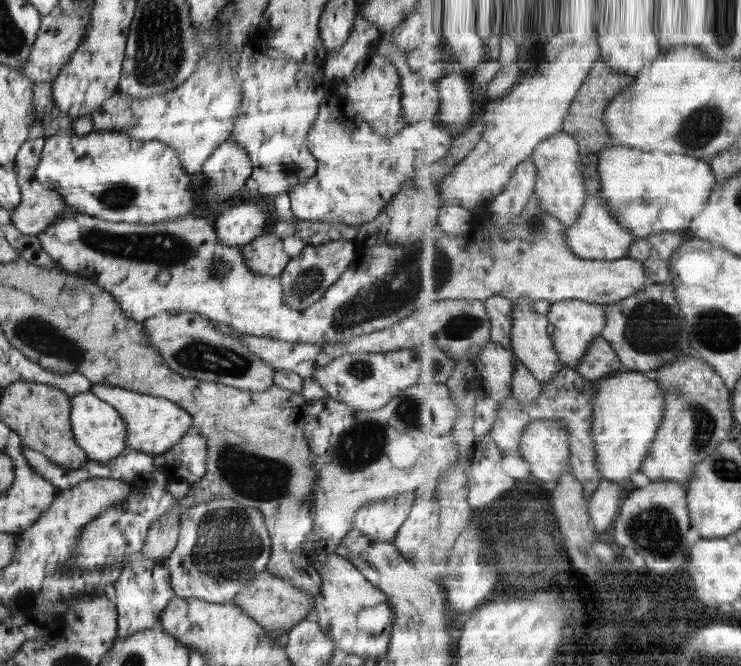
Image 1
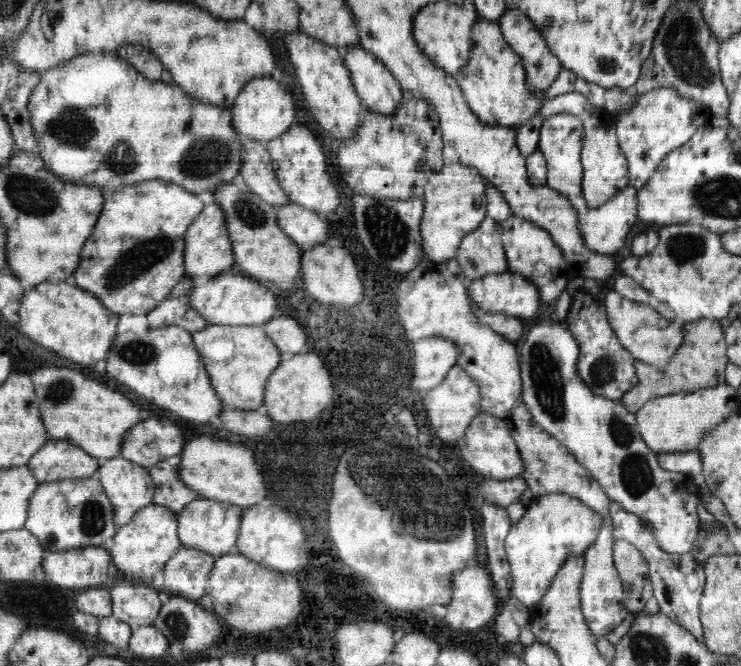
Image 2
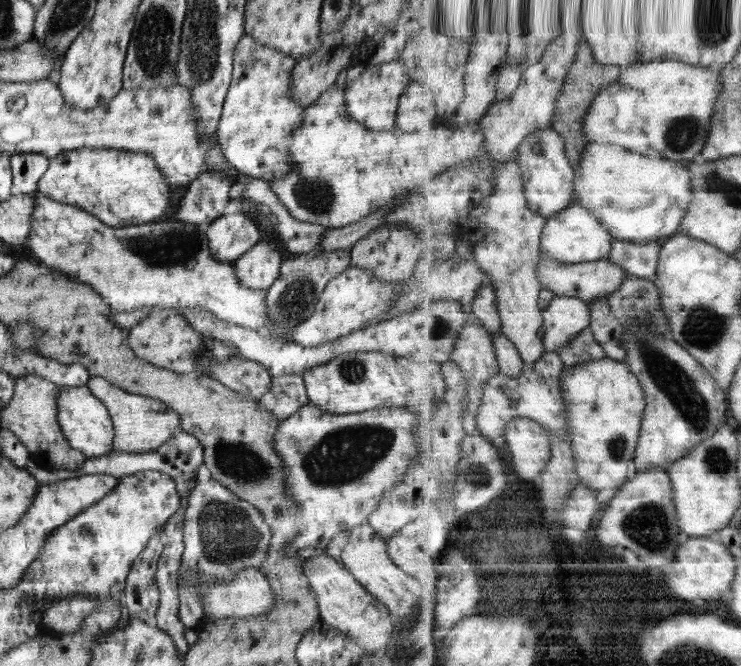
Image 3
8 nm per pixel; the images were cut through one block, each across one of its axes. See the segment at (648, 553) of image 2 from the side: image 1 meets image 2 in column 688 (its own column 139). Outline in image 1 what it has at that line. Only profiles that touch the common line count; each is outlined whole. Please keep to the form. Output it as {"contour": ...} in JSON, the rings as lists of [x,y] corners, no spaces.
{"contour":[[[134,554],[114,584],[118,597],[118,602],[116,602],[116,609],[118,609],[116,639],[133,632],[156,627],[162,610],[168,606],[172,596],[170,572],[167,567],[160,566],[158,562],[148,556]]]}

